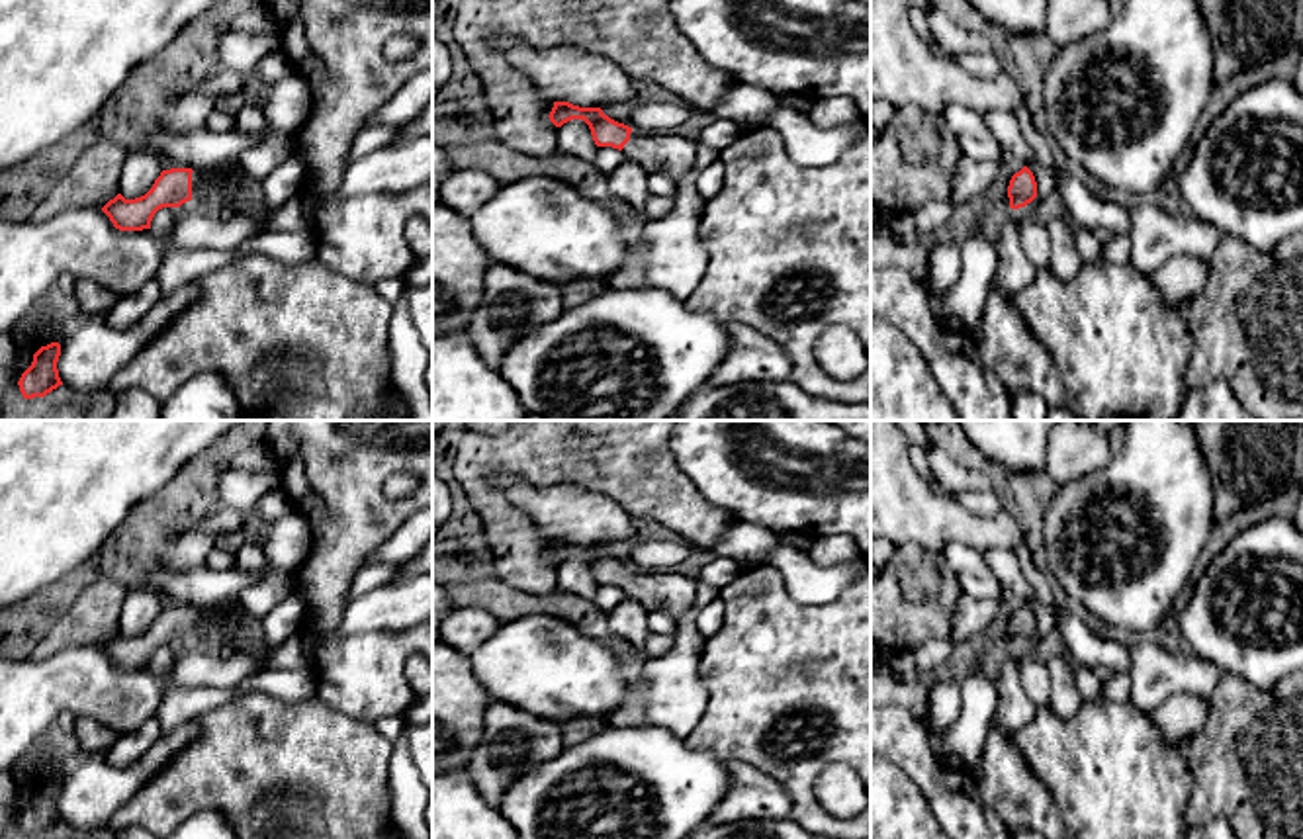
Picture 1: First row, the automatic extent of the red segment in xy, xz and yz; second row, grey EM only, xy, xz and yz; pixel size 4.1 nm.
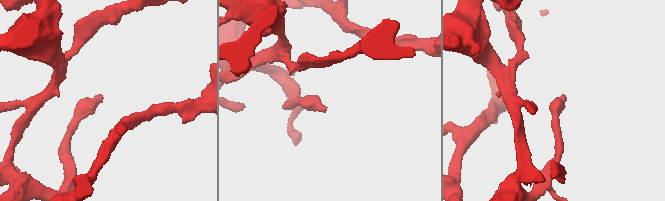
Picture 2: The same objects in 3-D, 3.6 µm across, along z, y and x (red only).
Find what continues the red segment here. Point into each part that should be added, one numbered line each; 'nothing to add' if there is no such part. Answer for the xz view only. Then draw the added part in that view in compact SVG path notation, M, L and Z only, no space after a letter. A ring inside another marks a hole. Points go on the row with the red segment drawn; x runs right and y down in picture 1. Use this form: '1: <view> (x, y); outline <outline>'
1: xz (672, 155); outline M632 129L622 153L624 156L636 158L648 172L665 174L677 182L696 162L696 143L673 133L652 137Z

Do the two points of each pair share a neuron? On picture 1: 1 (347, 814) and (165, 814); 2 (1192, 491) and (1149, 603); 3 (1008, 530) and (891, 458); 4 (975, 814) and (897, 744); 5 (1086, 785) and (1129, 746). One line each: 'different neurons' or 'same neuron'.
1: same neuron
2: same neuron
3: same neuron
4: same neuron
5: same neuron

